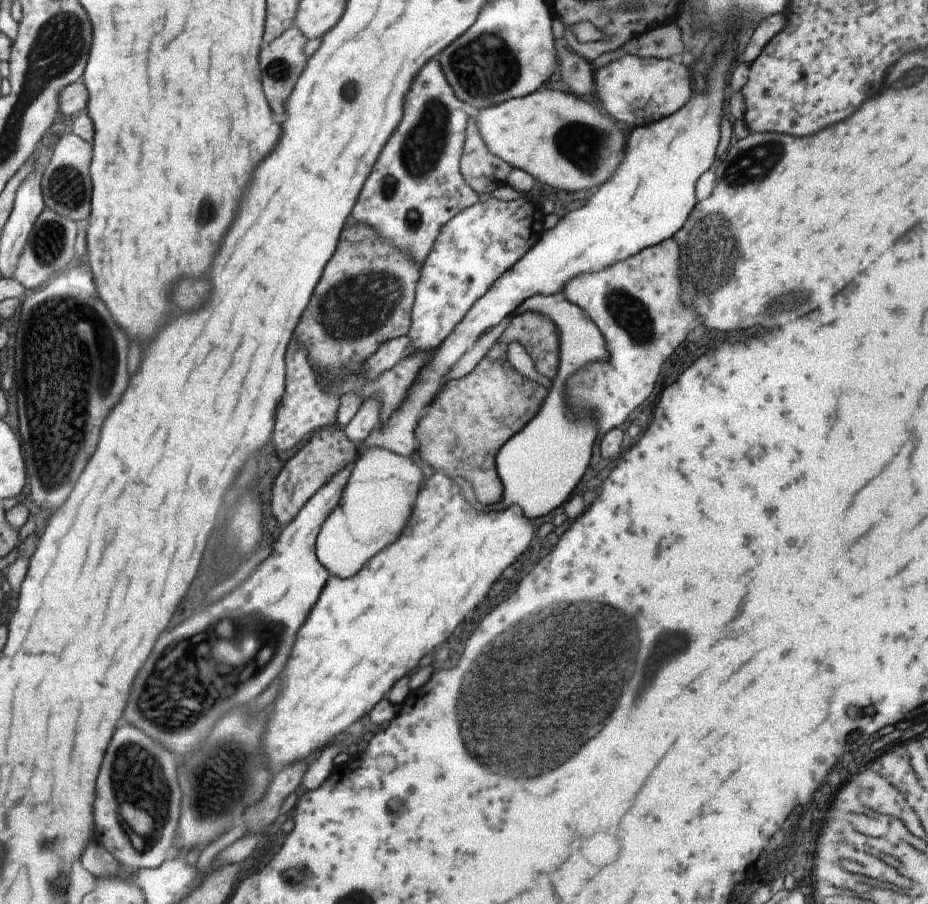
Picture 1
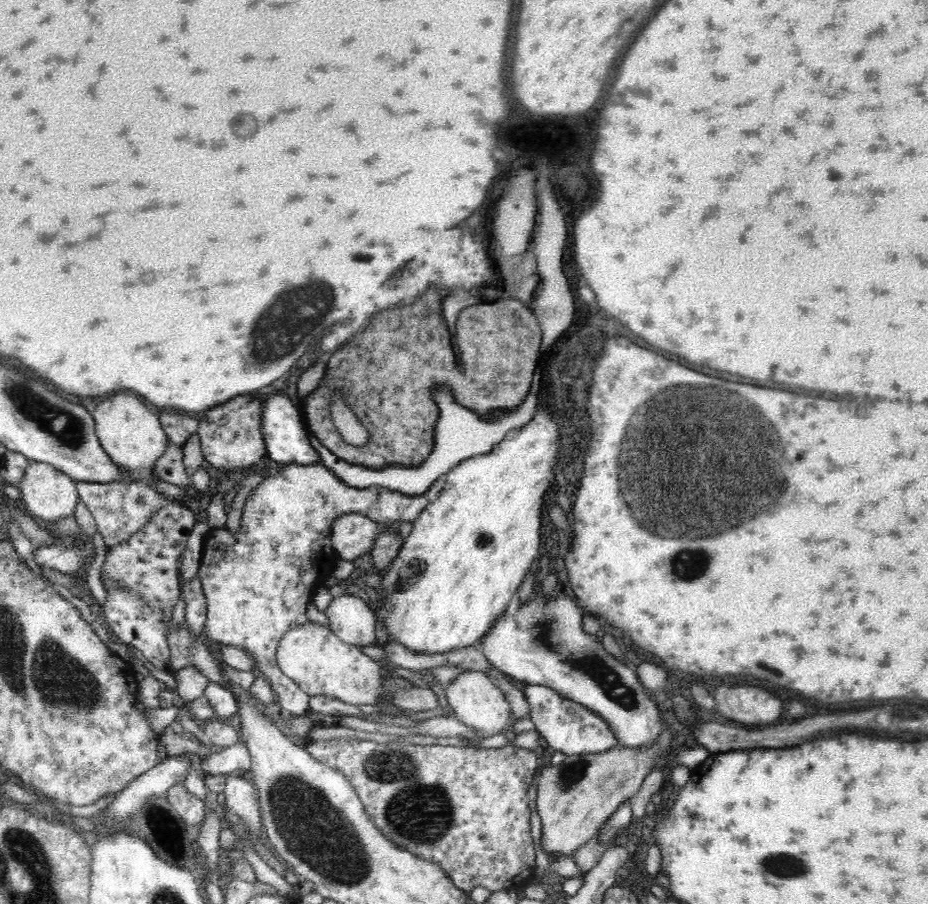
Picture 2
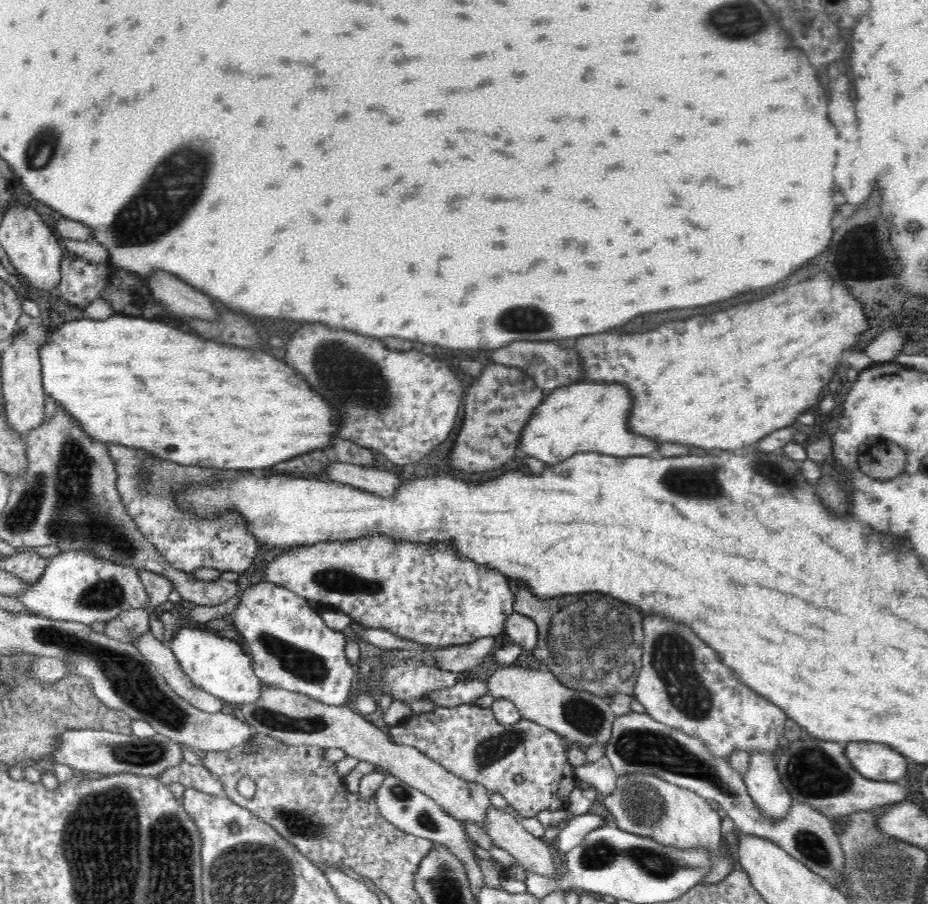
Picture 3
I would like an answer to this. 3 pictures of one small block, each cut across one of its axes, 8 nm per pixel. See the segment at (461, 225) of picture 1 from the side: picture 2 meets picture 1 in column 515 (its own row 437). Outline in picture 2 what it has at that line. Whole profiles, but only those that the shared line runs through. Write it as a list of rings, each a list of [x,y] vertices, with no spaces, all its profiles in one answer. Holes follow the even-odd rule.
[[[253,393],[234,397],[222,405],[206,410],[199,420],[197,430],[205,465],[212,466],[213,471],[228,474],[259,472],[262,460],[269,458],[264,445],[262,412],[262,398]]]

